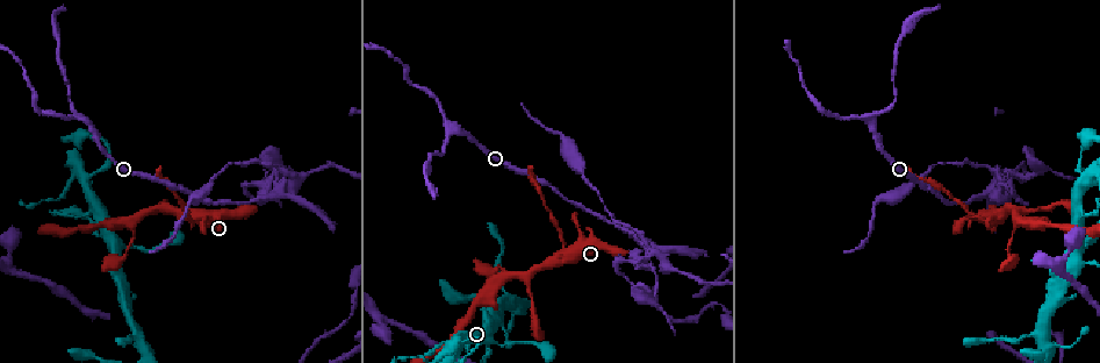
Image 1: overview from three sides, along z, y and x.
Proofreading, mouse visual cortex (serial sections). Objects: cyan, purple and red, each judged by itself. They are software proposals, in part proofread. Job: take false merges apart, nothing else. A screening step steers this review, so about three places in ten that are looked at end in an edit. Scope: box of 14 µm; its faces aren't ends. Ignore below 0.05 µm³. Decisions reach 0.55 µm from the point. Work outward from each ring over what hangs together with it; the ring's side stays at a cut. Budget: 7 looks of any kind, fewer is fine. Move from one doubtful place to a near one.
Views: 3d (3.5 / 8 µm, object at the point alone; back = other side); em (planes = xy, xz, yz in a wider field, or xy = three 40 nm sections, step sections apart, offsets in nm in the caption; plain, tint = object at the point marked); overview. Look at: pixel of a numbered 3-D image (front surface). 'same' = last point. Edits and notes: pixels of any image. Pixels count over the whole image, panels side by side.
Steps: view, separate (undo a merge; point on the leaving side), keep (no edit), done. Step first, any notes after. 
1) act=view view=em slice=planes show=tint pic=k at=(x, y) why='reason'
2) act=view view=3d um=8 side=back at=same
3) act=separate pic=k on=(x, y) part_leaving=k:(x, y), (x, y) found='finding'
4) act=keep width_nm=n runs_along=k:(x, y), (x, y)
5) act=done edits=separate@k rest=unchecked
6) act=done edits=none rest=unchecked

act=view view=3d um=3.5 pic=1 at=(988, 222) why='sudden change in width'

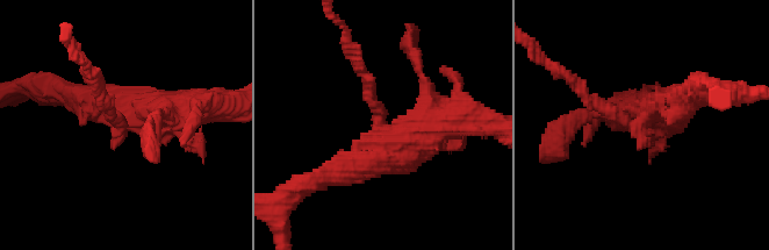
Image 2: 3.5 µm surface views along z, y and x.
act=view view=em slice=planes show=tint pic=2 at=(640, 125) arm_widths_nm=150,350

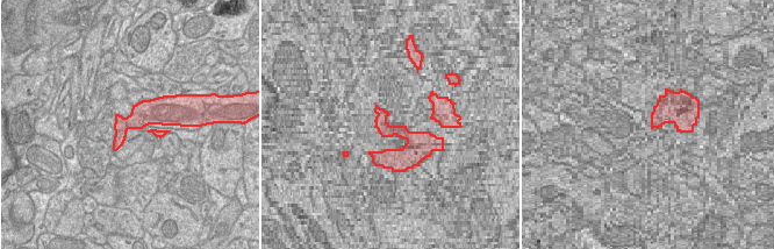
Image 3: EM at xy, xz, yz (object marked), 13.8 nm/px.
act=view view=em slice=xy step=1 show=tint at=same why='cut it another way'

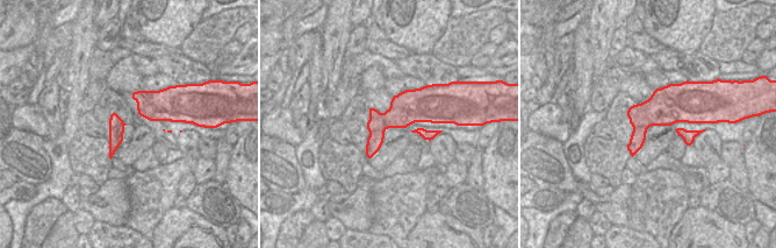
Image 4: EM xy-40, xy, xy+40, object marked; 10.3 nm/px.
act=separate pic=2 on=(587, 99) part_leaving=2:(620, 115), (544, 62) found='a second cell is stuck on'

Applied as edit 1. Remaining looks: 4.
act=view view=3d um=8 pic=1 at=(459, 350) why='abrupt turn'

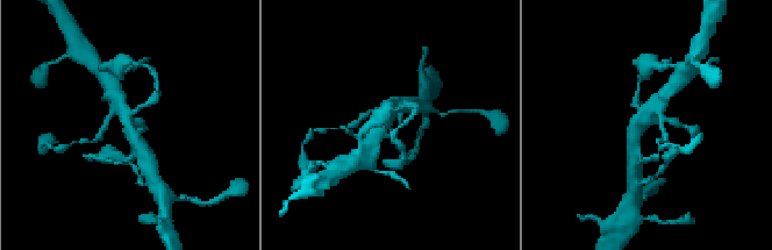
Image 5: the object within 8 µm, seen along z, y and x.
act=view view=3d um=3.5 pic=5 at=(643, 114) why='zoom in'

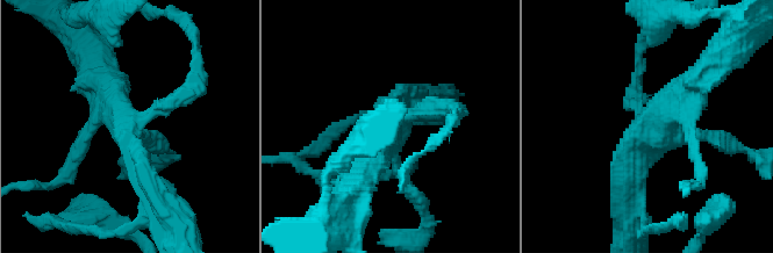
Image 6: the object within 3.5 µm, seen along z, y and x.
act=view view=em slice=xy step=2 show=tint pic=6 at=(128, 131) why='now the EM'

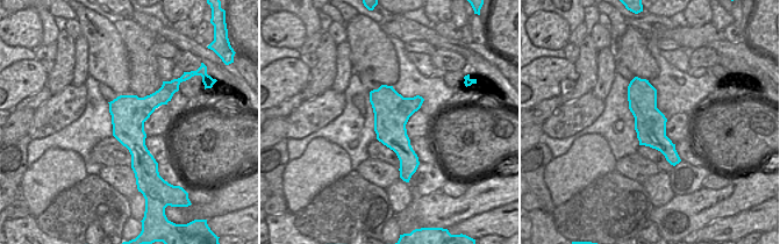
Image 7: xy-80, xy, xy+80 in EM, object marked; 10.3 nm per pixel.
act=keep runs_along=6:(630, 193), (638, 150), (701, 79) found='one cell here'

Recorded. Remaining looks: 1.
act=done edits=separate@2 rest=unchecked

